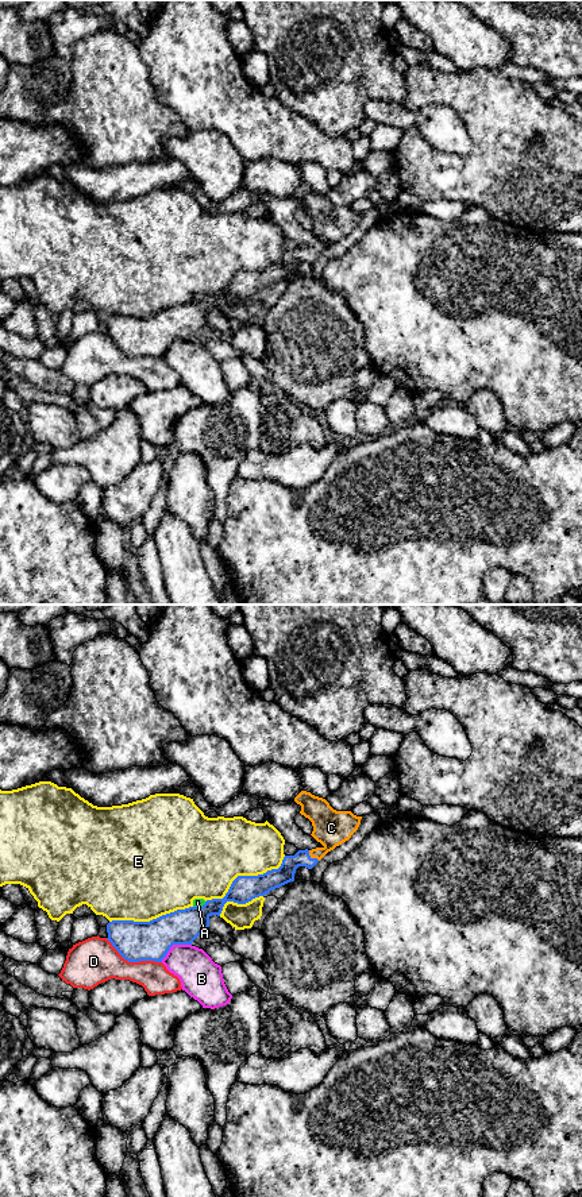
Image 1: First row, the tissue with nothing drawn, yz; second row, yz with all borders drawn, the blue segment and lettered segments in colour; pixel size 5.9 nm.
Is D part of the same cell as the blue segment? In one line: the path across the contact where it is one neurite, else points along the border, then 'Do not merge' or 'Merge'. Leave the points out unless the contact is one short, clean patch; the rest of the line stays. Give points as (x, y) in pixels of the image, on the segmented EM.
Do not merge

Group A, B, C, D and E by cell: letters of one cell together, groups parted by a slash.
A / B / C / D / E

